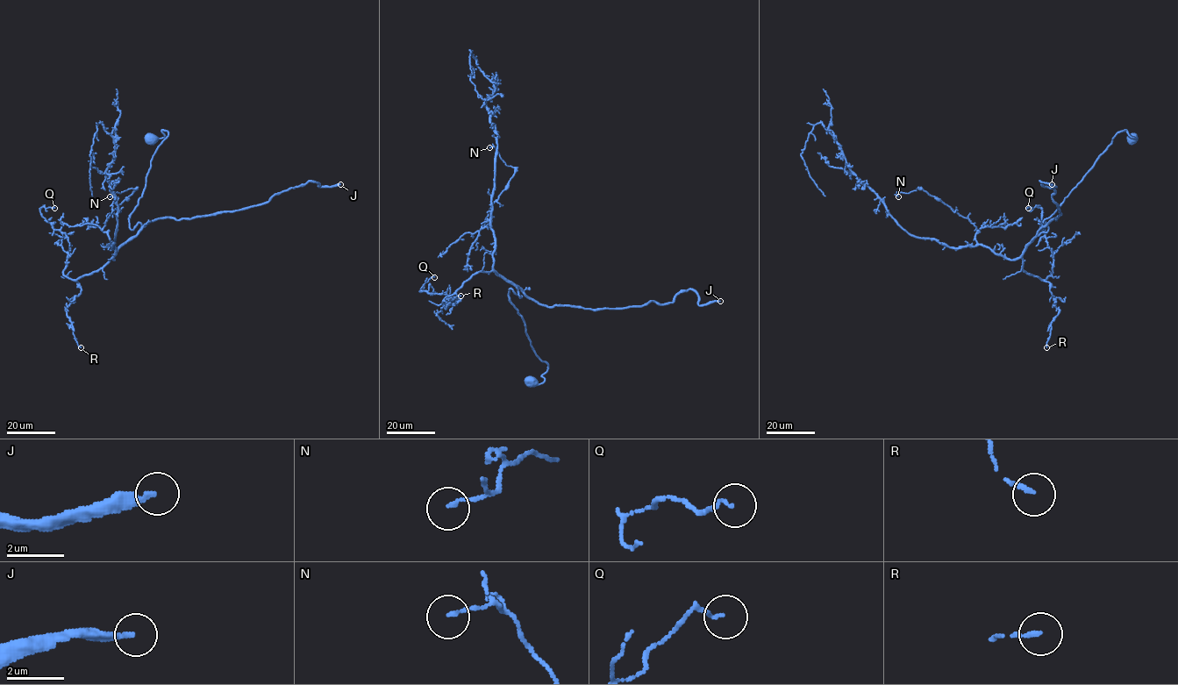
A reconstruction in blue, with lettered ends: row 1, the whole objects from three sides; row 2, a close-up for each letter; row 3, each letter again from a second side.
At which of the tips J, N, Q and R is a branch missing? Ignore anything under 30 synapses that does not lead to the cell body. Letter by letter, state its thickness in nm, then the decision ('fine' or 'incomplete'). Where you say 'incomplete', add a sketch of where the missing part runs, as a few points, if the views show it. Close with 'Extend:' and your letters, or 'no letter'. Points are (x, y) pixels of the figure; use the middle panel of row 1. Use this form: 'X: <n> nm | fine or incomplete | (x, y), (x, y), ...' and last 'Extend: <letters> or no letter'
J: 220 nm | incomplete
N: 110 nm | fine
Q: 90 nm | fine
R: 150 nm | fine
Extend: J

